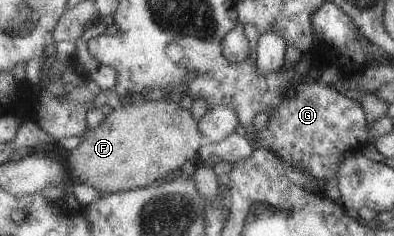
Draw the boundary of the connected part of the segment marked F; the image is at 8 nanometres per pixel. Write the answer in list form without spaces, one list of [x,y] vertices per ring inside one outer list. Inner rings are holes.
[[[136,98],[130,104],[114,109],[99,127],[88,128],[82,138],[81,145],[70,152],[68,159],[71,179],[97,187],[103,196],[155,183],[155,179],[180,170],[187,161],[195,160],[202,146],[200,125],[193,113],[183,109],[178,101],[164,101],[163,98],[158,101]]]

